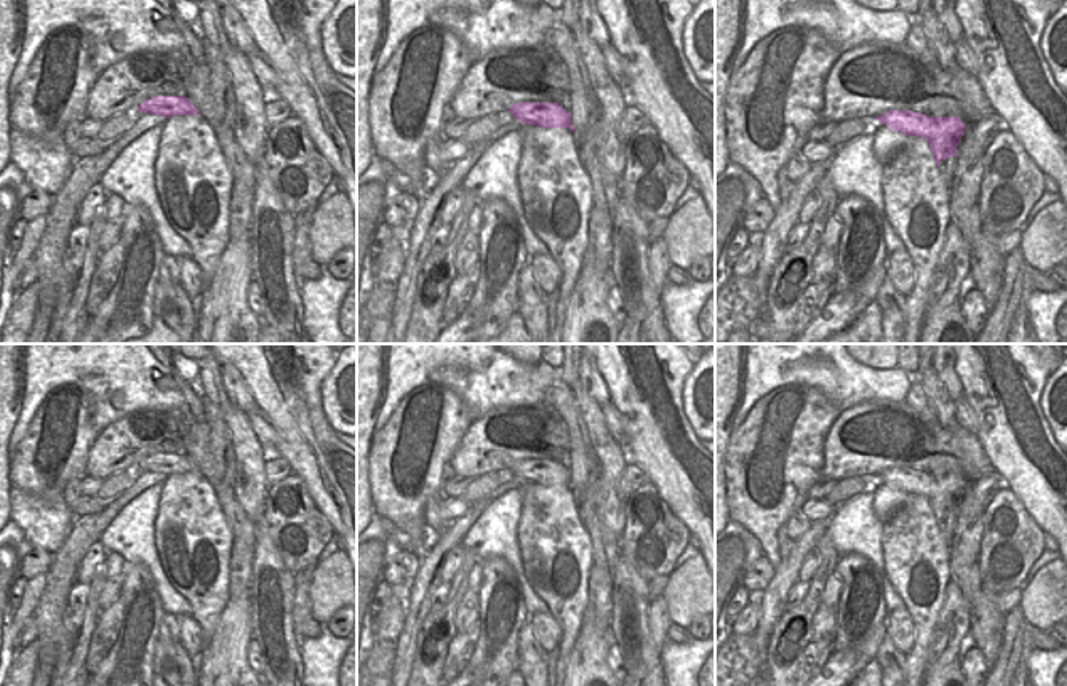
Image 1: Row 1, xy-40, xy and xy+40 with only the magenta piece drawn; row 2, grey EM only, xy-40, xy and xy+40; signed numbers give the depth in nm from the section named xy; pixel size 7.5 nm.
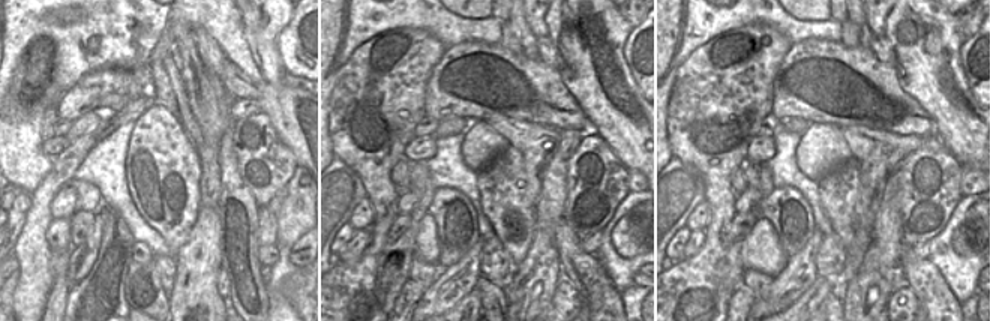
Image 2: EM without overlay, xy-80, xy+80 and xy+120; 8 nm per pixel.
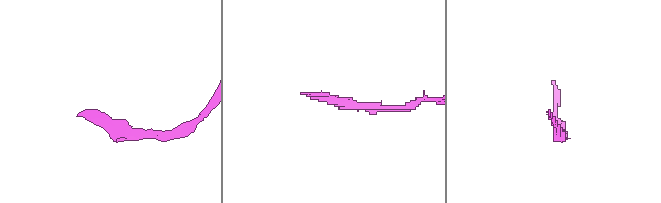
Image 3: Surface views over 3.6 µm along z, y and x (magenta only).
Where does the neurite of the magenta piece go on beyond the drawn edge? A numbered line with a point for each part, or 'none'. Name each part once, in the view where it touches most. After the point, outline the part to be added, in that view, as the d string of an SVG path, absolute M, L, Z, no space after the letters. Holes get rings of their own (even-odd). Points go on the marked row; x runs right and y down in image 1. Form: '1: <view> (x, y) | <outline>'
none

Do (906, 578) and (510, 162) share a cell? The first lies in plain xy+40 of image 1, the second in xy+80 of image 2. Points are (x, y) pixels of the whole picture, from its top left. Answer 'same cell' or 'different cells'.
same cell

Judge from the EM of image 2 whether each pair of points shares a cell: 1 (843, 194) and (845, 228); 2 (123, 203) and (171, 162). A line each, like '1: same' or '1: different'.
1: same
2: different

